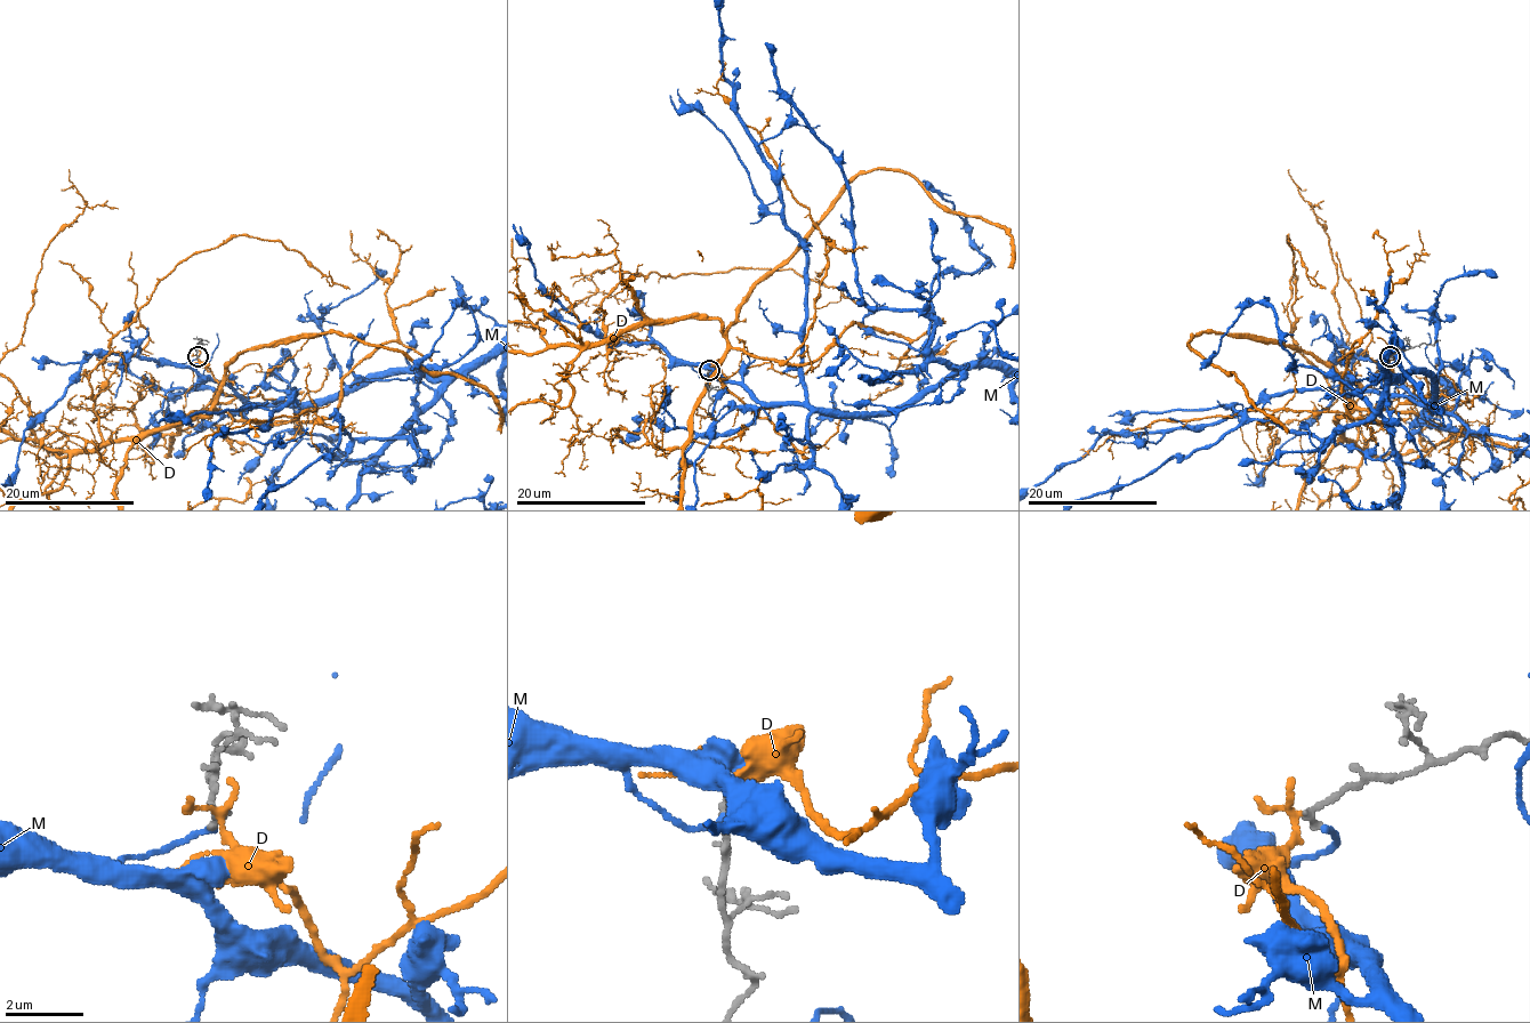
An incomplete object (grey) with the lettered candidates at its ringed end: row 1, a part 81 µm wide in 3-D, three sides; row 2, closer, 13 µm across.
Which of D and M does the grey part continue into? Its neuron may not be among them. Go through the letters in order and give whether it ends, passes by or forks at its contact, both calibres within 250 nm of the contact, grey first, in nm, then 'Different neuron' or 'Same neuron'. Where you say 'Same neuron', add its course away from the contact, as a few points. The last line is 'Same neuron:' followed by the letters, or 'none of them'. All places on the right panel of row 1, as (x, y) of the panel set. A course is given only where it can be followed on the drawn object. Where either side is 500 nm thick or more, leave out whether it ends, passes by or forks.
D: It forks there. Thickness 200 nm (grey) against 140 nm. Same neuron
M: It ends there. Thickness 190 nm (grey) against 130 nm. Different neuron
Same neuron: D

